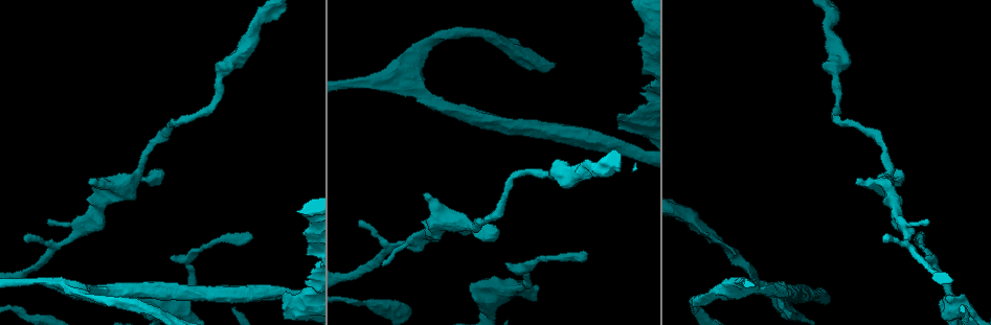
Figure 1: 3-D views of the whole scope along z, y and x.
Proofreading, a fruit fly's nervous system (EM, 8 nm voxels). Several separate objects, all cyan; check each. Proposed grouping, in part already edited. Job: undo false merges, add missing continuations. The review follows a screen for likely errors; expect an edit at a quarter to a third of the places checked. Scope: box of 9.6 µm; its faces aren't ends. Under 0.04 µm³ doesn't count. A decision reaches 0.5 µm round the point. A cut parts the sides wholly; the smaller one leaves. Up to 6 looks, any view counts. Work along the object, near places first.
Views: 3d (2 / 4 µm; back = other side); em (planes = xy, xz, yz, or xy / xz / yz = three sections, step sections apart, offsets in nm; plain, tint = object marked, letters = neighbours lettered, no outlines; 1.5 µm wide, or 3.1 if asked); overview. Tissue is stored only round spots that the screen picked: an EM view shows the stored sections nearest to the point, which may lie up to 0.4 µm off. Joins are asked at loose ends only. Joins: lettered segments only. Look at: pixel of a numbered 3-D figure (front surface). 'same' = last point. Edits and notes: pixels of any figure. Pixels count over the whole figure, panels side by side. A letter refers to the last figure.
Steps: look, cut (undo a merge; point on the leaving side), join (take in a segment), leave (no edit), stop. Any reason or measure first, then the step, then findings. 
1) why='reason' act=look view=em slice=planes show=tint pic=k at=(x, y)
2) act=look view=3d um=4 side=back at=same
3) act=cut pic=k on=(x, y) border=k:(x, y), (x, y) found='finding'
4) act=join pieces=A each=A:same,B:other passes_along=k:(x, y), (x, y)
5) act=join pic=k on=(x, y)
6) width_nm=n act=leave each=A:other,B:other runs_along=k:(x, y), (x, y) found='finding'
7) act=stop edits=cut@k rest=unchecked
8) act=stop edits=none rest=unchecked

why='an open end' act=look view=3d um=2 pic=1 at=(303, 232)

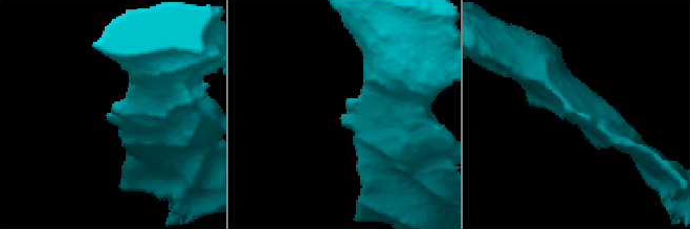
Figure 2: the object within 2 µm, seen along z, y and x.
why='need the tissue' act=look view=em slice=yz step=4 show=tint pic=2 at=(107, 119)

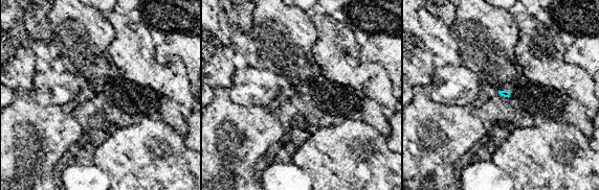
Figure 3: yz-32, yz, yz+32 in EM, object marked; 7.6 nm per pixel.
act=look view=em slice=planes show=letters at=same

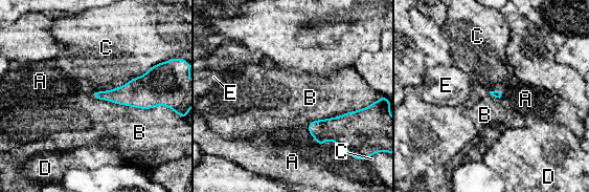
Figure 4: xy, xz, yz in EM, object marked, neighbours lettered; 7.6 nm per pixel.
act=leave each=A:other,B:other,C:other,D:other,E:other border=4:(95, 98), (141, 108), (164, 106) found='no lettered segment goes on from it'

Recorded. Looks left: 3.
why='free end' act=look view=3d um=2 pic=1 at=(619, 130)

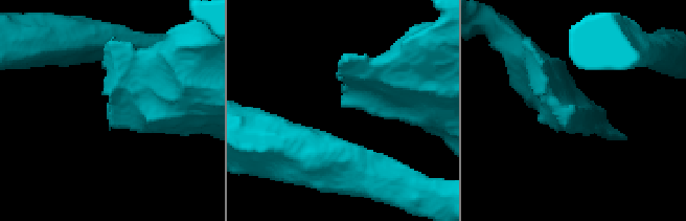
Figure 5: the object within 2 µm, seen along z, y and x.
act=look view=em slice=planes show=plain pic=5 at=(570, 117)

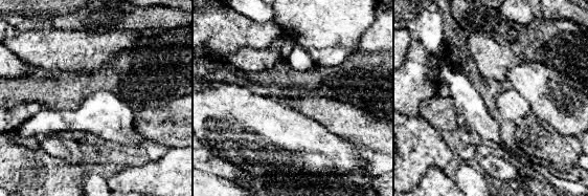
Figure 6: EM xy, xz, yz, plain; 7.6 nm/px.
why='see the neighbours' act=look view=em slice=planes show=letters at=same

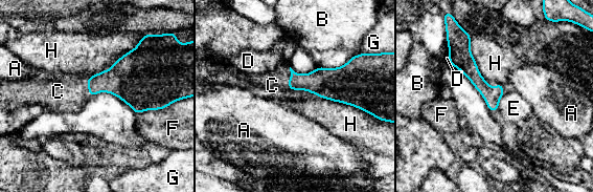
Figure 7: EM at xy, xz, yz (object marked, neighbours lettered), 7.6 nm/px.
width_nm=140 act=join pic=7 on=(272, 85) each=A:other,B:other,C:same,D:other,E:other,F:other,G:other,H:other passes_along=7:(321, 82), (290, 78), (272, 85) found='it goes on there'

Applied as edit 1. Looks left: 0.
act=stop edits=join@7 rest=unchecked

